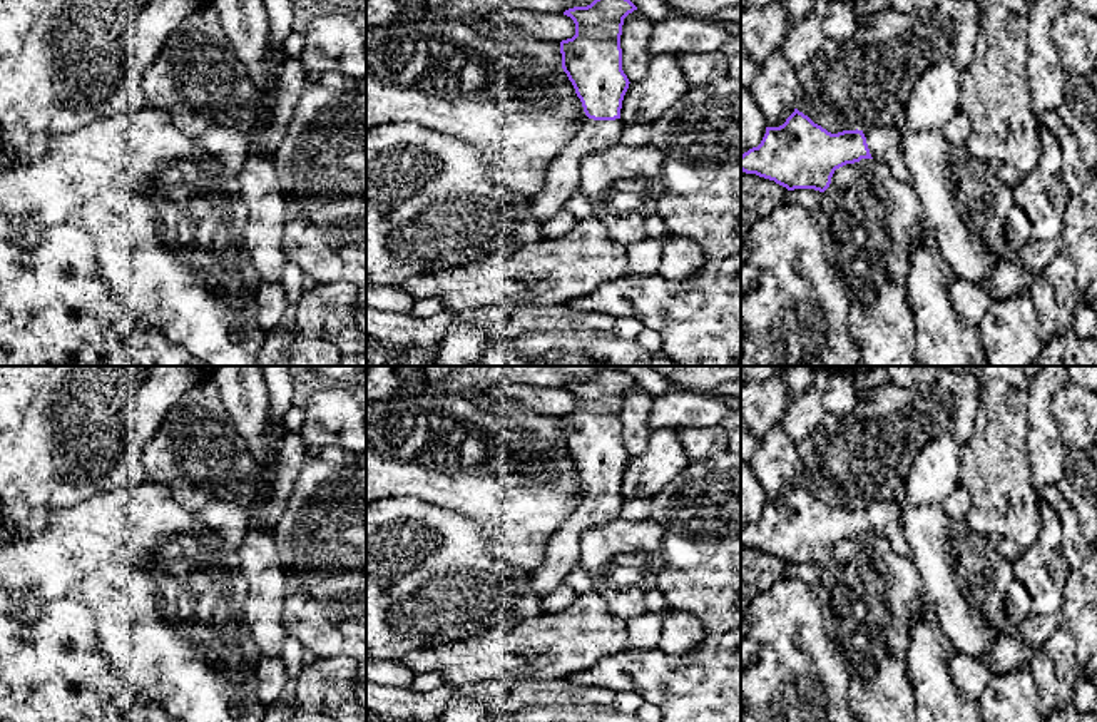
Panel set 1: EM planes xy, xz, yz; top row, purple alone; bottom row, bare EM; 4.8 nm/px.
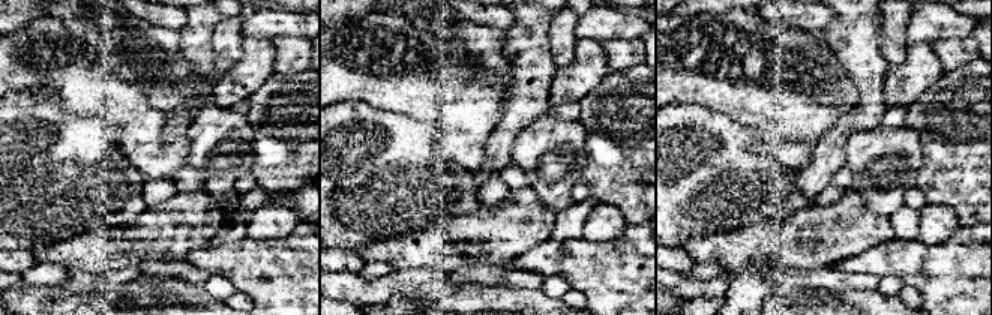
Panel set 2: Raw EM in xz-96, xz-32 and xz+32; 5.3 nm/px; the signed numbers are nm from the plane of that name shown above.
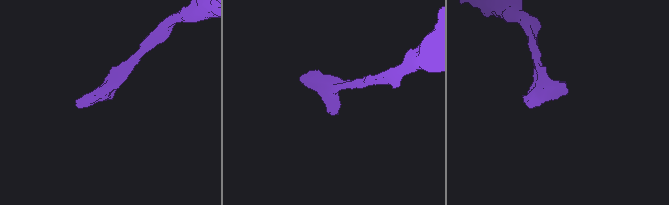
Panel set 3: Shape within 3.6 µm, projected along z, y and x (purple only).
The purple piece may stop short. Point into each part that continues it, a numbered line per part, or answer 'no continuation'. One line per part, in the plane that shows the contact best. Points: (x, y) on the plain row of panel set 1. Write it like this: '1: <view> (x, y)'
1: xz (562, 554)

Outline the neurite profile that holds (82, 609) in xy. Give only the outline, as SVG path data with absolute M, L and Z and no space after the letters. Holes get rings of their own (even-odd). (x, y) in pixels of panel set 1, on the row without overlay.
M77 592L72 600L54 602L32 623L0 615L0 722L184 722L132 689L102 653L92 622L92 602Z

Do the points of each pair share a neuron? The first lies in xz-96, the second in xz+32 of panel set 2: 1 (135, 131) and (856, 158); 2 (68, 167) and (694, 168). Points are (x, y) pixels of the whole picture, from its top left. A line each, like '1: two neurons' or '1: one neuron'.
1: two neurons
2: one neuron

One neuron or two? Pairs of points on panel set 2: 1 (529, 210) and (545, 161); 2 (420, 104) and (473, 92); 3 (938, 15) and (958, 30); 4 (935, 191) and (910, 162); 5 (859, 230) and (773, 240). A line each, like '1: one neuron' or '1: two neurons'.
1: two neurons
2: one neuron
3: one neuron
4: two neurons
5: one neuron

